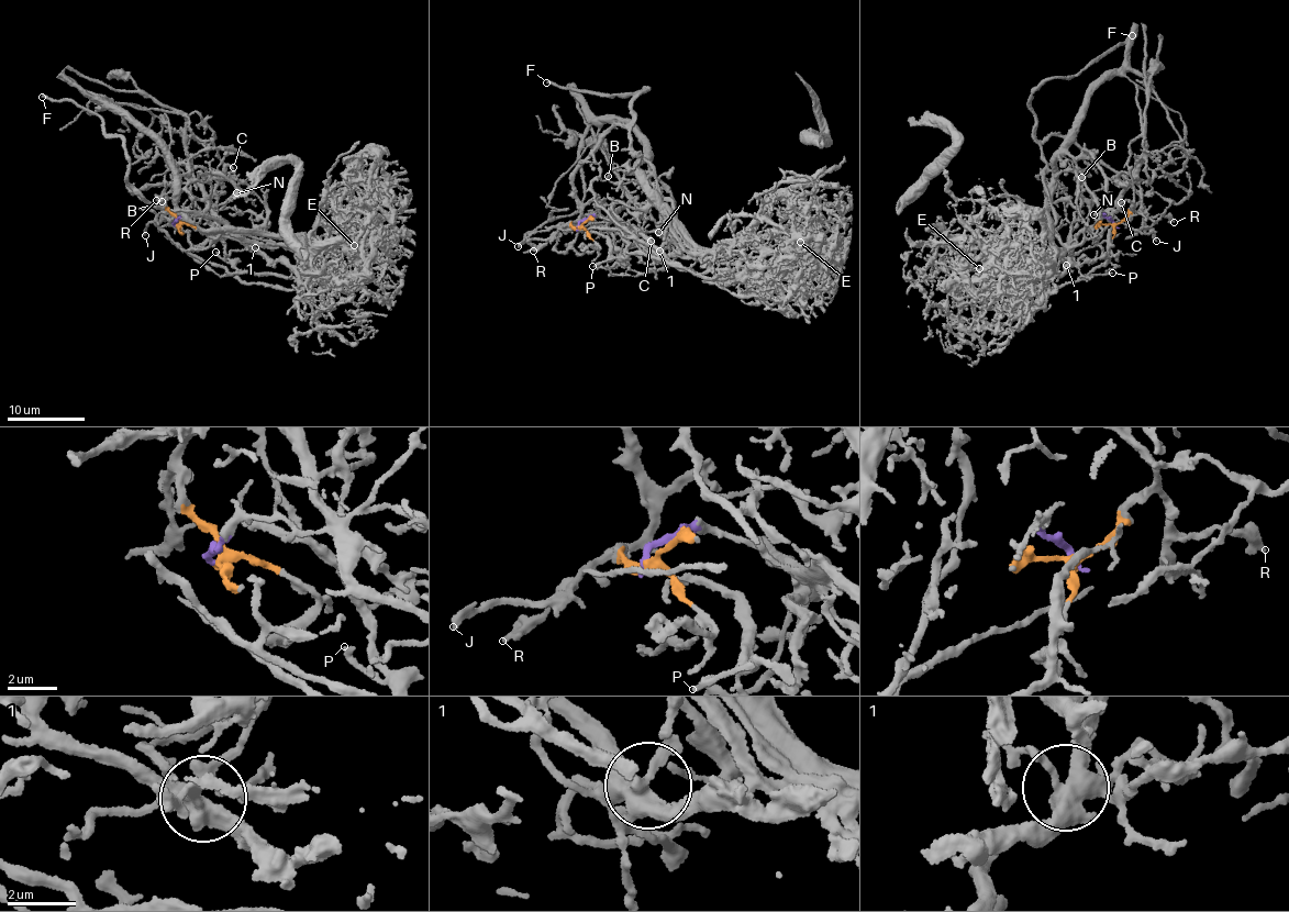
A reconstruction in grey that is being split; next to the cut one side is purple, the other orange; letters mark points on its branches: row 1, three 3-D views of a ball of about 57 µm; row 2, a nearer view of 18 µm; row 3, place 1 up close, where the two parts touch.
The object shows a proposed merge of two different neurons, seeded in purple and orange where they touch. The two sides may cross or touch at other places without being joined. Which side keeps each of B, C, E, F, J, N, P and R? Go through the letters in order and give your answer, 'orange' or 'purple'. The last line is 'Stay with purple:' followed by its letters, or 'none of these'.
B: purple
C: purple
E: purple
F: orange
J: orange
N: purple
P: purple
R: orange
Stay with purple: B, C, E, N, P

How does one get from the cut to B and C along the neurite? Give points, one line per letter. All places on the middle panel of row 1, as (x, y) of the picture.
B: (578, 226), (624, 228), (597, 142), (614, 118), (649, 163), (644, 179), (609, 175)
C: (578, 226), (593, 215), (624, 228), (614, 220), (615, 214), (636, 199), (644, 214), (637, 242), (652, 240)

